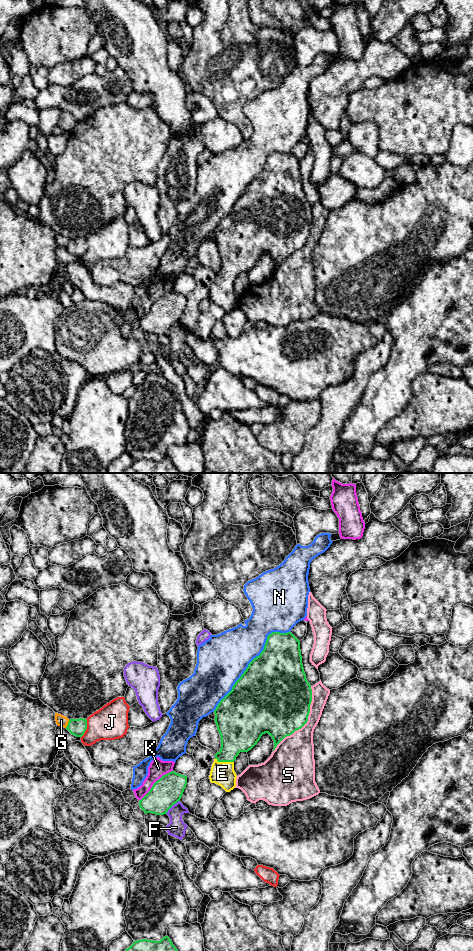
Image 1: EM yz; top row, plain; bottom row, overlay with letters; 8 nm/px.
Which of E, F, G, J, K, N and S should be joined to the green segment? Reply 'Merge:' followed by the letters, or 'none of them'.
Merge: E

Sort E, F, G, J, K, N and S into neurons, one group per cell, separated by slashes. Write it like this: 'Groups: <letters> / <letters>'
Groups: E / F / G / J / K / N / S

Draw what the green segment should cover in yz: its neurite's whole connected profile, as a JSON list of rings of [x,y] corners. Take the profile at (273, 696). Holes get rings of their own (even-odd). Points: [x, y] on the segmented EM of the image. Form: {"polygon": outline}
{"polygon": [[[272,632],[263,651],[249,663],[232,690],[214,710],[221,748],[215,754],[210,782],[221,786],[226,792],[233,790],[237,778],[234,761],[239,753],[251,750],[265,733],[272,737],[274,751],[285,737],[307,723],[311,702],[312,689],[304,672],[300,641],[291,632]]]}

